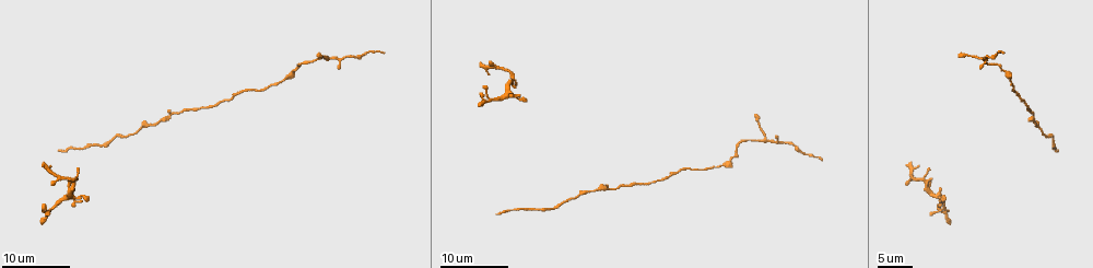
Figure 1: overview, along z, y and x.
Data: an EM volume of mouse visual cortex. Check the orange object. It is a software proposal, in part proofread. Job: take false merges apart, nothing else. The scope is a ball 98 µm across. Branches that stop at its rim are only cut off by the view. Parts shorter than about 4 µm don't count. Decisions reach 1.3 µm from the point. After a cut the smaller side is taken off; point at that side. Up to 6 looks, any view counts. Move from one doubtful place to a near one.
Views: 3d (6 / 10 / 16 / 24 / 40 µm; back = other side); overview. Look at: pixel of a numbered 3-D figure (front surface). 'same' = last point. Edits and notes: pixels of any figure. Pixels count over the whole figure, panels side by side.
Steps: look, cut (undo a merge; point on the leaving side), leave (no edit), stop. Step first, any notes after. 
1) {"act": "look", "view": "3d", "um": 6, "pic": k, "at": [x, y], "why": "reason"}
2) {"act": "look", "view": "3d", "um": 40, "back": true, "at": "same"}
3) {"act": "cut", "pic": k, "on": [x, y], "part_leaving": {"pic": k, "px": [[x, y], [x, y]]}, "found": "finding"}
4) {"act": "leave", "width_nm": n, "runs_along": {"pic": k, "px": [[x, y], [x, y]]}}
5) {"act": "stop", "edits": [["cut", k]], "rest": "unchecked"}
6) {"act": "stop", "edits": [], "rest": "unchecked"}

{"act": "look", "view": "3d", "um": 24, "pic": 1, "at": [721, 165], "why": "thick turns thin"}

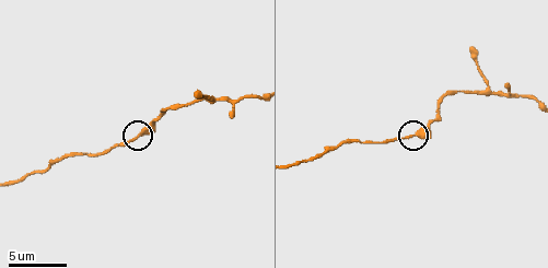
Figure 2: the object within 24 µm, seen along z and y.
{"act": "look", "view": "3d", "um": 10, "pic": 2, "at": [411, 134]}

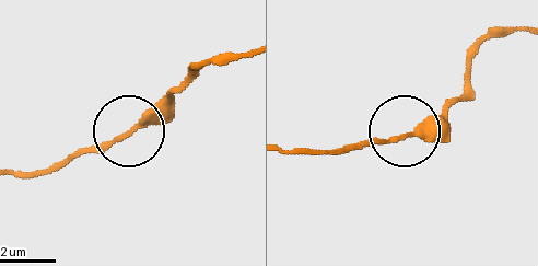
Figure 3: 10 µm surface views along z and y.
{"act": "leave", "runs_along": {"pic": 3, "px": [[13, 172], [48, 172], [105, 148], [187, 74]]}, "found": "continuous, no second cell"}

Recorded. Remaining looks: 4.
{"act": "look", "view": "3d", "um": 16, "pic": 1, "at": [1038, 128], "why": "three arms meet"}

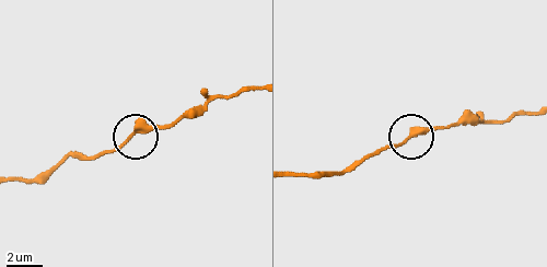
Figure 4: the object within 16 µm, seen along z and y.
{"act": "look", "view": "3d", "um": 6, "pic": 4, "at": [410, 139]}

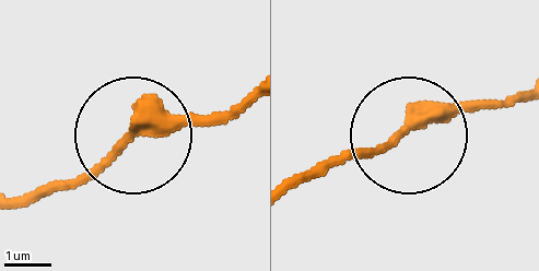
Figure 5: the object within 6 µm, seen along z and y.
{"act": "leave", "width_nm": 240, "found": "continuous, no second cell"}

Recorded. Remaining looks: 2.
{"act": "look", "view": "3d", "um": 24, "pic": 1, "at": [505, 92], "why": "four-way junction"}

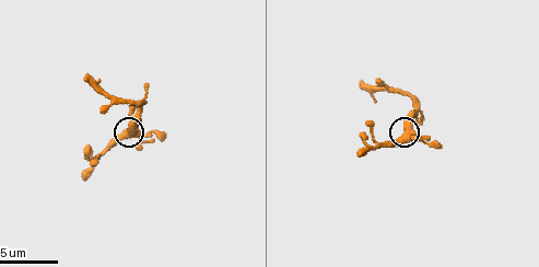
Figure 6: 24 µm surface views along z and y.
{"act": "look", "view": "3d", "um": 10, "pic": 6, "at": [407, 131]}

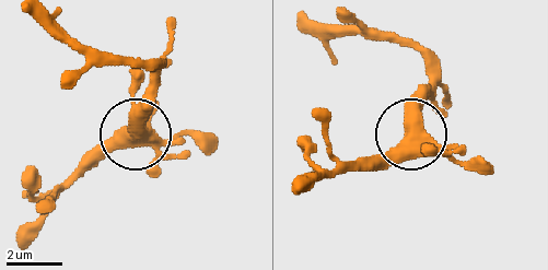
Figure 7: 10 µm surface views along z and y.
{"act": "leave", "width_nm": 450, "found": "all the same cell"}

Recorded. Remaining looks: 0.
{"act": "stop", "edits": [], "rest": "unchecked"}

